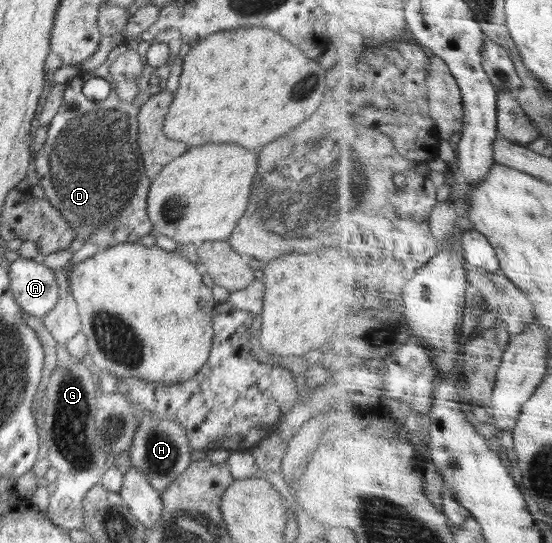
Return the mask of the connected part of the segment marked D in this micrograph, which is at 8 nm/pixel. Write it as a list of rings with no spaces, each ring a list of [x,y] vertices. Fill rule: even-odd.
[[[167,28],[165,30],[165,33],[160,34],[160,39],[164,41],[167,44],[167,47],[169,47],[169,60],[167,61],[167,64],[163,65],[159,68],[152,68],[149,66],[149,69],[153,69],[153,74],[149,74],[149,78],[145,78],[145,65],[149,65],[147,62],[147,56],[146,52],[149,48],[149,46],[155,41],[140,41],[141,44],[141,61],[143,63],[143,73],[141,73],[140,77],[140,83],[139,83],[139,91],[136,95],[136,98],[131,101],[121,101],[118,98],[117,92],[116,92],[116,83],[114,83],[113,77],[111,77],[111,72],[109,72],[109,68],[111,64],[114,63],[115,59],[119,57],[119,55],[124,54],[126,51],[130,50],[127,47],[127,42],[125,41],[123,44],[116,46],[109,54],[108,59],[103,63],[101,66],[97,67],[97,69],[91,71],[91,72],[81,72],[77,77],[74,79],[69,80],[66,83],[65,91],[62,97],[62,104],[61,107],[57,110],[57,113],[53,116],[53,119],[50,121],[50,124],[48,125],[48,136],[45,142],[42,144],[43,147],[37,151],[35,155],[35,160],[33,161],[34,166],[36,167],[36,173],[39,177],[39,183],[41,187],[45,190],[45,197],[49,200],[49,204],[52,207],[55,207],[59,213],[61,213],[61,216],[63,216],[68,222],[69,225],[76,231],[76,237],[77,239],[84,239],[86,243],[89,243],[89,245],[94,245],[98,249],[105,249],[108,247],[111,247],[112,245],[117,245],[120,243],[135,243],[138,241],[138,237],[141,237],[142,235],[151,234],[152,229],[152,223],[150,222],[149,216],[147,216],[147,196],[149,191],[149,179],[143,179],[143,177],[147,177],[145,175],[145,169],[144,167],[144,161],[138,146],[138,113],[140,110],[140,107],[149,99],[149,97],[152,96],[154,89],[152,89],[147,80],[150,79],[152,75],[157,76],[157,69],[159,69],[159,79],[161,81],[167,80],[167,77],[170,75],[171,71],[171,64],[173,64],[173,61],[176,59],[176,55],[179,53],[181,44],[182,44],[182,35],[173,28]],[[99,77],[101,79],[105,79],[111,83],[111,91],[110,94],[107,96],[107,99],[104,99],[103,101],[93,101],[89,99],[83,92],[82,87],[83,84],[91,78]]]

